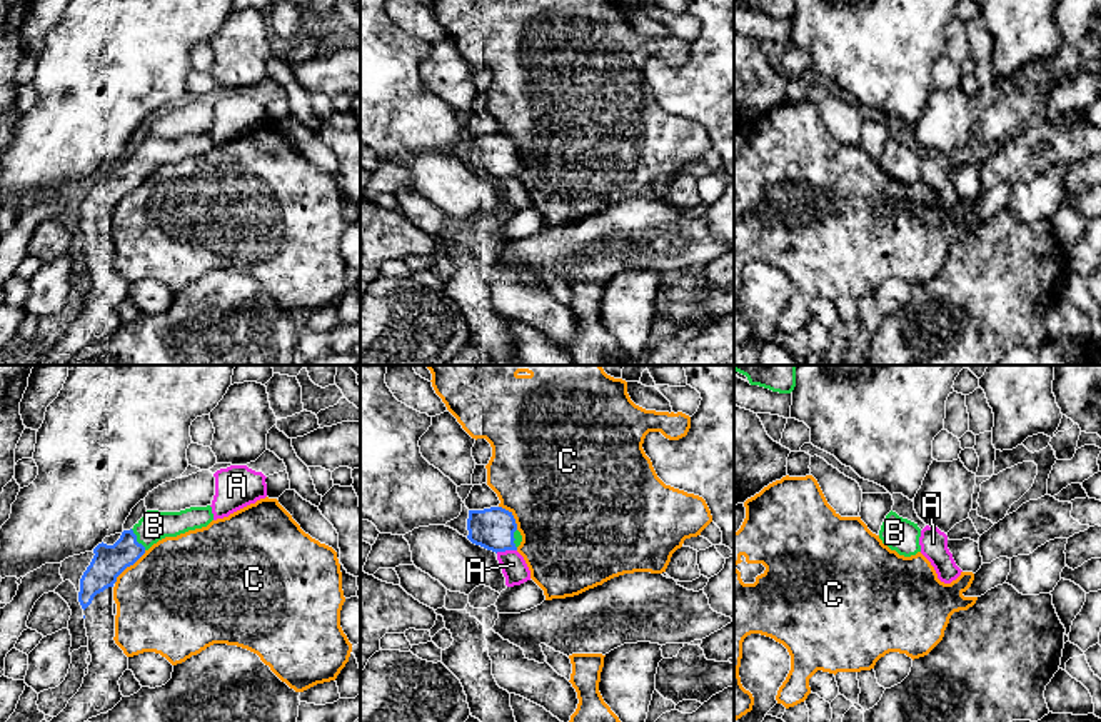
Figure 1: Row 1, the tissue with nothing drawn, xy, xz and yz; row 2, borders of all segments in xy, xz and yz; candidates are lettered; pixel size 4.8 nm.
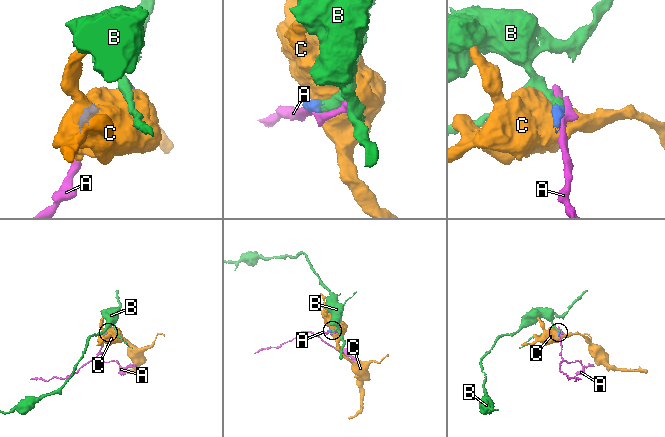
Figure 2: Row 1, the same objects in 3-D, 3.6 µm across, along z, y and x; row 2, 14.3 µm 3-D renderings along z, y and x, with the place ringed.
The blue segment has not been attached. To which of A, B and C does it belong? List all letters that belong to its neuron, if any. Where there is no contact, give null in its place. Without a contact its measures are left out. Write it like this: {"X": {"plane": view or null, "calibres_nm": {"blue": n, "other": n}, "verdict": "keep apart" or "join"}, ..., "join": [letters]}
{"A": {"plane": "xz", "calibres_nm": {"blue": 200, "other": 120}, "verdict": "keep apart"}, "B": {"plane": "xy", "calibres_nm": {"blue": 160, "other": 150}, "verdict": "join"}, "C": {"plane": "xy", "calibres_nm": {"blue": 160, "other": 480}, "verdict": "keep apart"}, "join": ["B"]}

